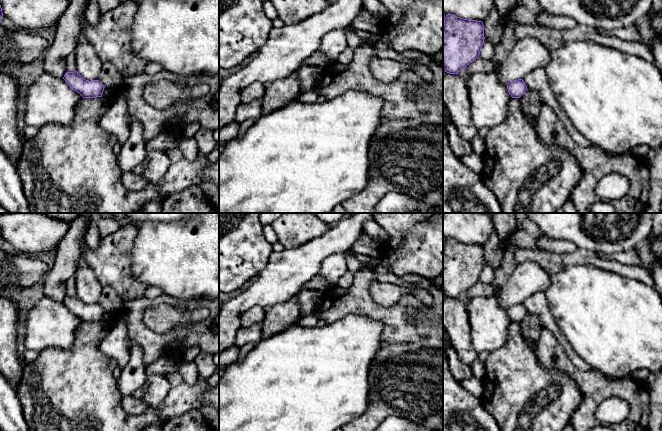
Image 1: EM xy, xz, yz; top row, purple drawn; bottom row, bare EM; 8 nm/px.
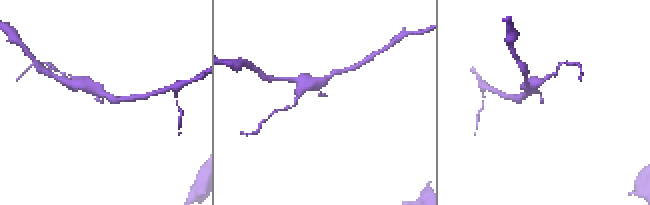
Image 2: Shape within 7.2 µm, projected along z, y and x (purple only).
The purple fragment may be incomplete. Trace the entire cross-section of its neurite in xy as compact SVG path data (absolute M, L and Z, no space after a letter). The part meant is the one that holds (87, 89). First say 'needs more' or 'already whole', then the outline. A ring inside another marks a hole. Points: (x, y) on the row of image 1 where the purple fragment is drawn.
already whole; M76 70L74 72L66 72L63 79L83 98L102 97L105 87L99 80L86 80Z

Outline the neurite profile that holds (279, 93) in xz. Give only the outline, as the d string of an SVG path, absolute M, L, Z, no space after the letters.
M296 72L266 84L265 93L262 97L262 115L271 113L276 109L287 106L294 100L298 100L302 92Z

